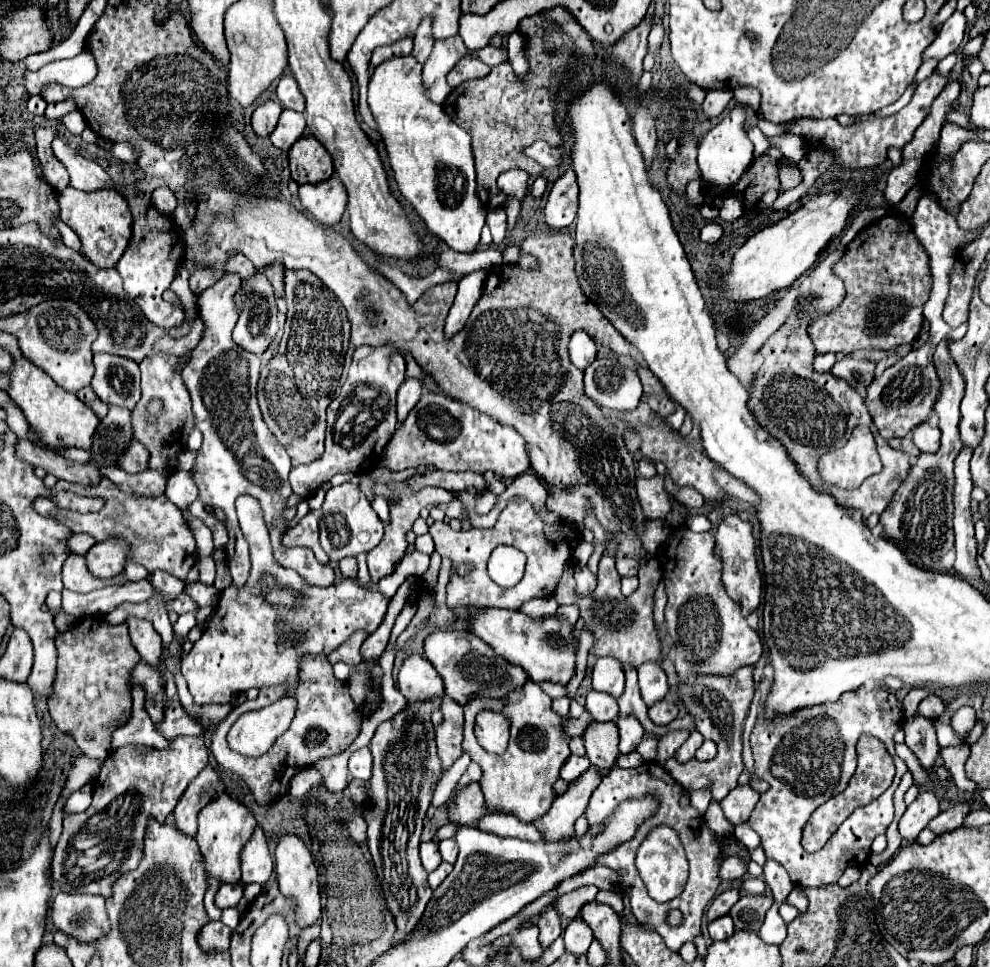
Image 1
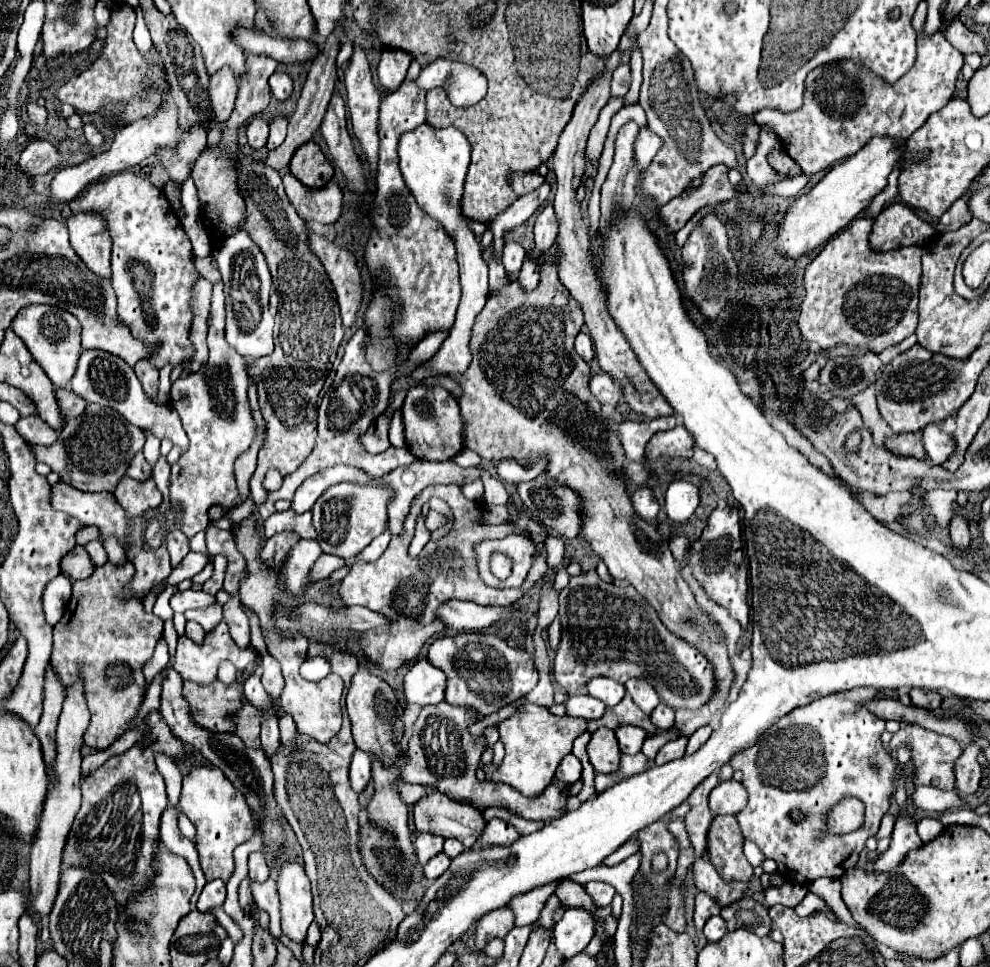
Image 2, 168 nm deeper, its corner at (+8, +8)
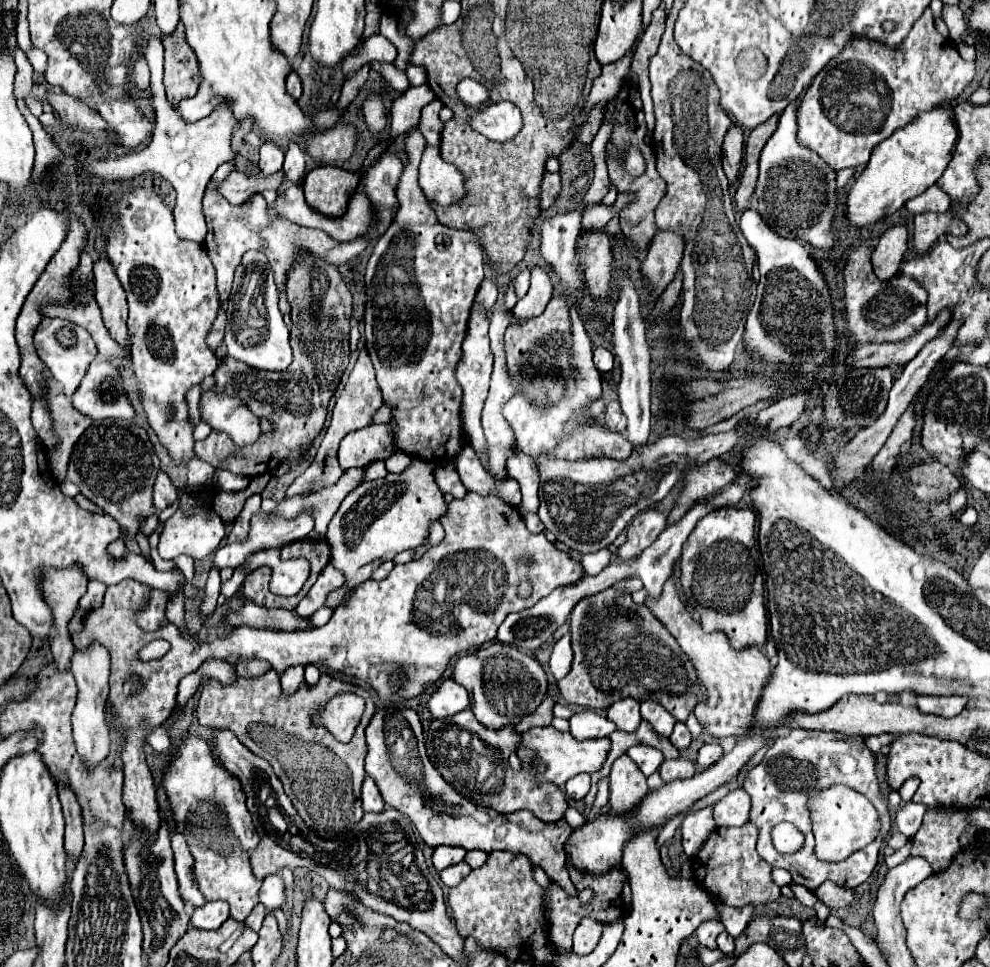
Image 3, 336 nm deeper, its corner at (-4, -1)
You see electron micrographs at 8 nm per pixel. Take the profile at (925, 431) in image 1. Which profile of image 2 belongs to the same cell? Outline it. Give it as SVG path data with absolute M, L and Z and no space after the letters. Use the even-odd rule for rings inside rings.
M928 424L922 434L924 448L934 464L944 464L954 454L954 436L940 430L938 424Z

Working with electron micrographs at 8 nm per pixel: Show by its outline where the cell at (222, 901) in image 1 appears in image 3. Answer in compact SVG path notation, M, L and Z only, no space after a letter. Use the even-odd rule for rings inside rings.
M208 901L192 915L192 925L198 929L218 929L230 917L230 905L226 901Z

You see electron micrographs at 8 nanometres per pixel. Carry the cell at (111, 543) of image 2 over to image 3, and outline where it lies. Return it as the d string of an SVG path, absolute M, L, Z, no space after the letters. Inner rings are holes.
M98 419L92 421L74 445L66 479L78 485L86 499L98 505L104 513L112 515L124 529L126 537L134 539L138 533L138 517L154 513L152 485L158 469L160 459L154 453L144 427L124 419Z

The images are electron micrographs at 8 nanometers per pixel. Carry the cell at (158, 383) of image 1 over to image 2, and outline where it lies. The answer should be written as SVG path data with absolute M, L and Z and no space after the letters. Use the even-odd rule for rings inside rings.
M140 360L134 366L134 372L136 372L138 380L142 382L142 388L144 388L146 396L150 400L154 400L156 398L156 392L158 392L158 370L148 360Z

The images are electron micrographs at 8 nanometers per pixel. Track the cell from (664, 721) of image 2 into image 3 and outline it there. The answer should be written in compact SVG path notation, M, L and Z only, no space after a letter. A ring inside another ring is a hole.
M678 721L678 723L674 725L674 731L672 731L672 735L670 735L670 741L672 741L678 749L686 749L686 747L690 745L690 731L688 731L688 727Z

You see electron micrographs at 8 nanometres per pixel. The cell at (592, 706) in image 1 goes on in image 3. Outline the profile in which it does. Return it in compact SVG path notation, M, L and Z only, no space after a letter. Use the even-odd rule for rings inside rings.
M598 711L574 713L570 719L570 733L578 741L608 737L614 729L616 729L616 725L604 713L598 713Z

